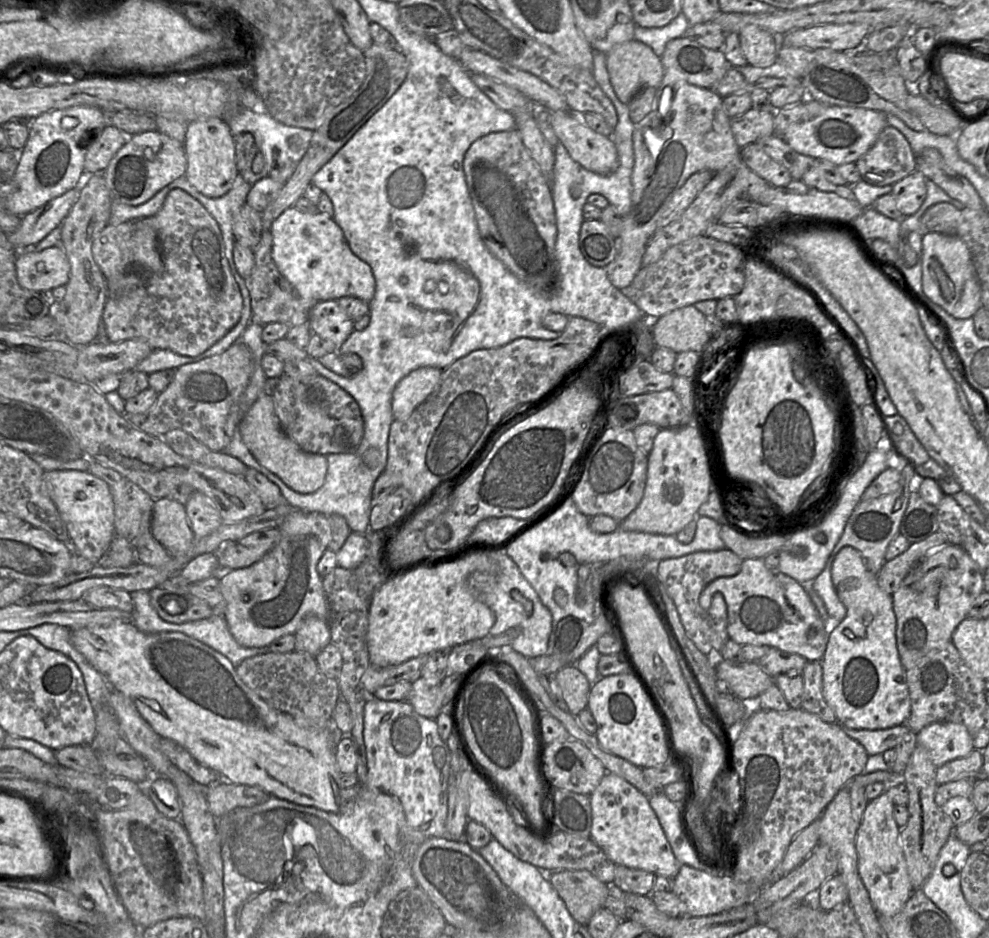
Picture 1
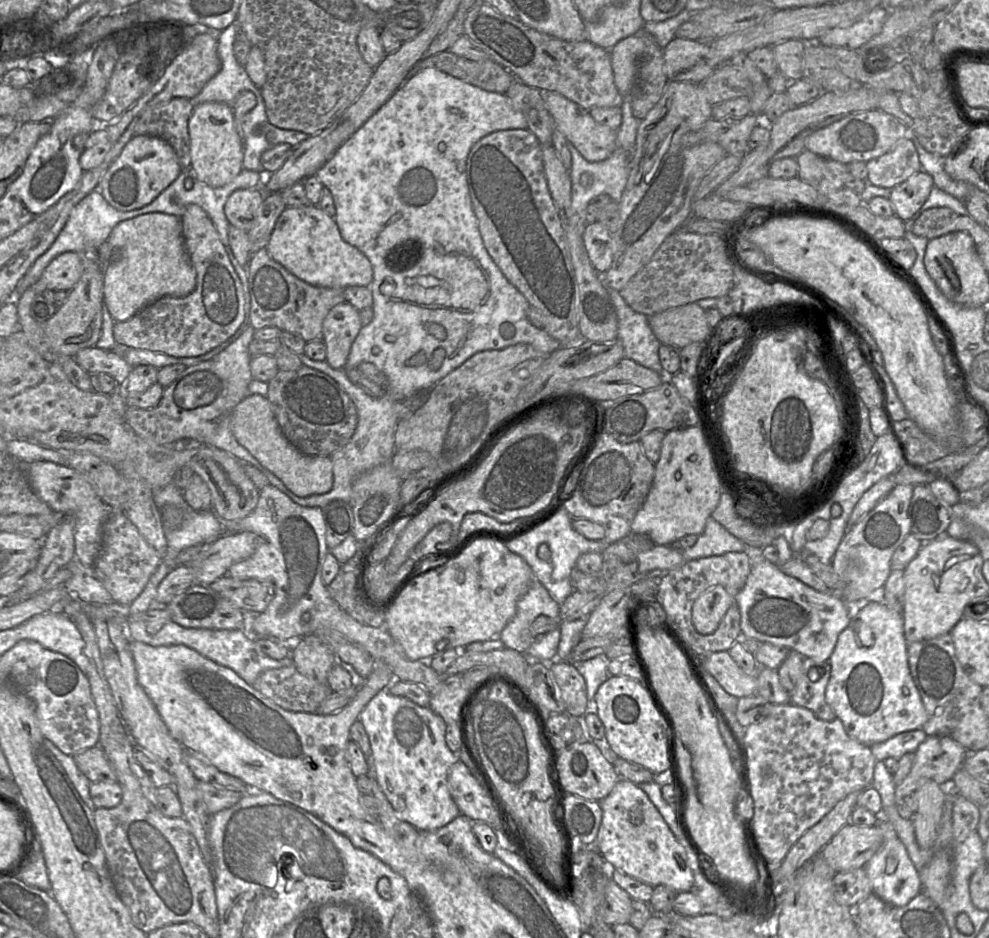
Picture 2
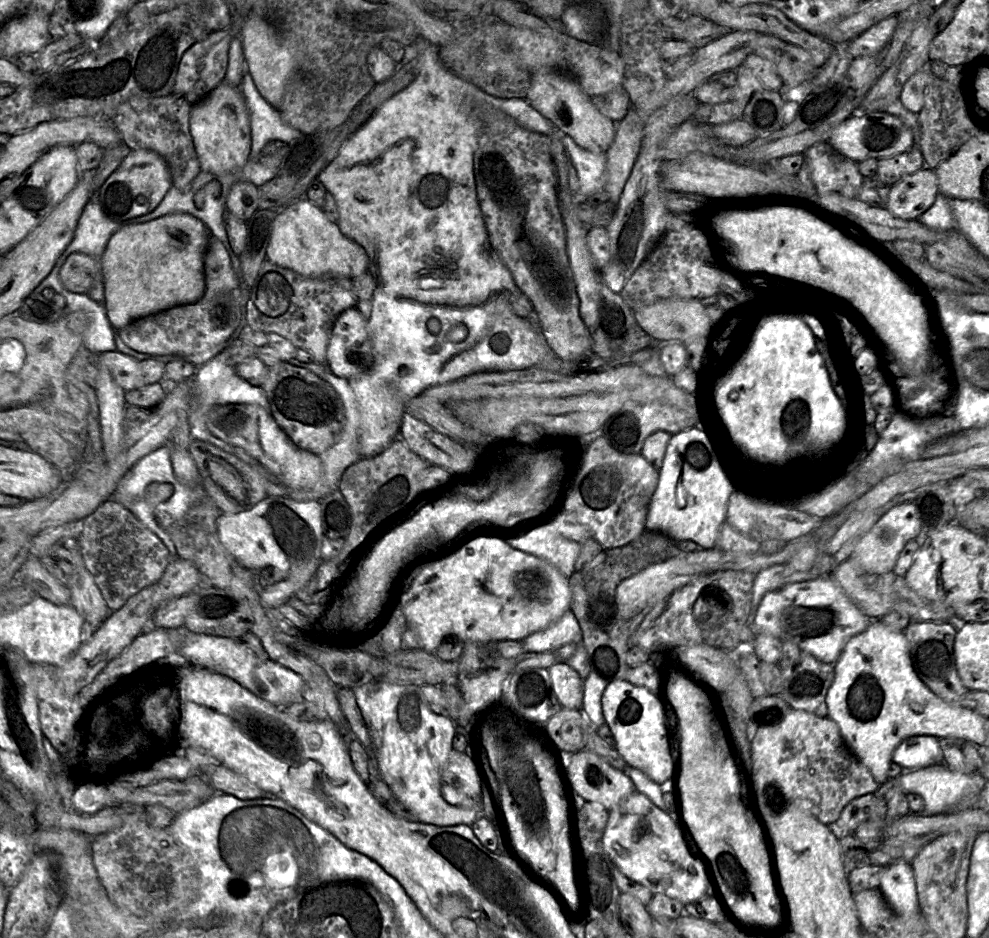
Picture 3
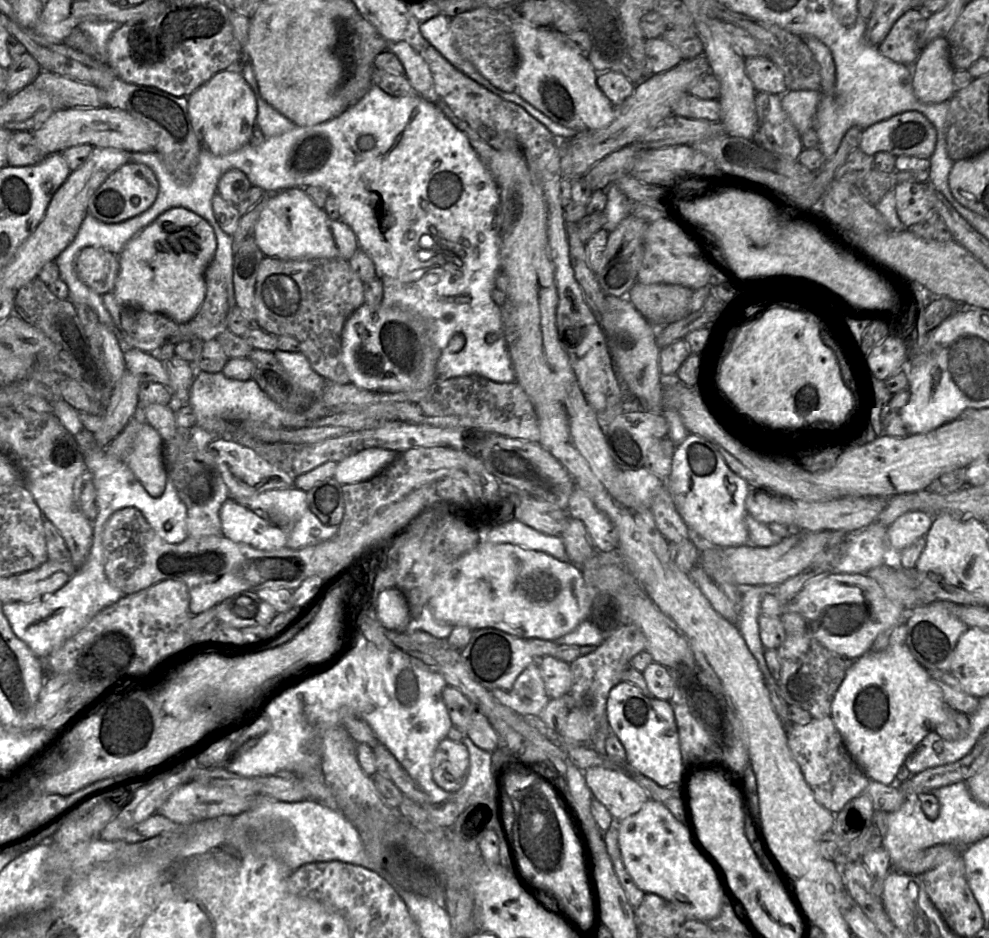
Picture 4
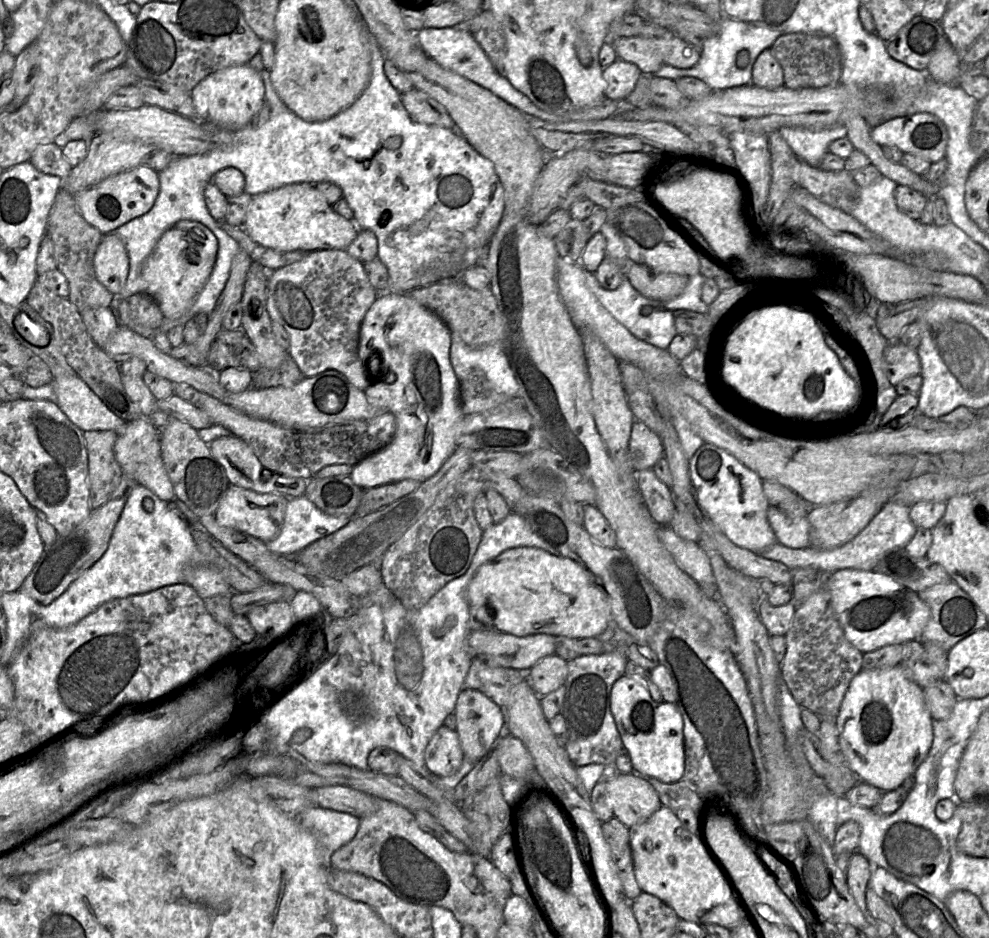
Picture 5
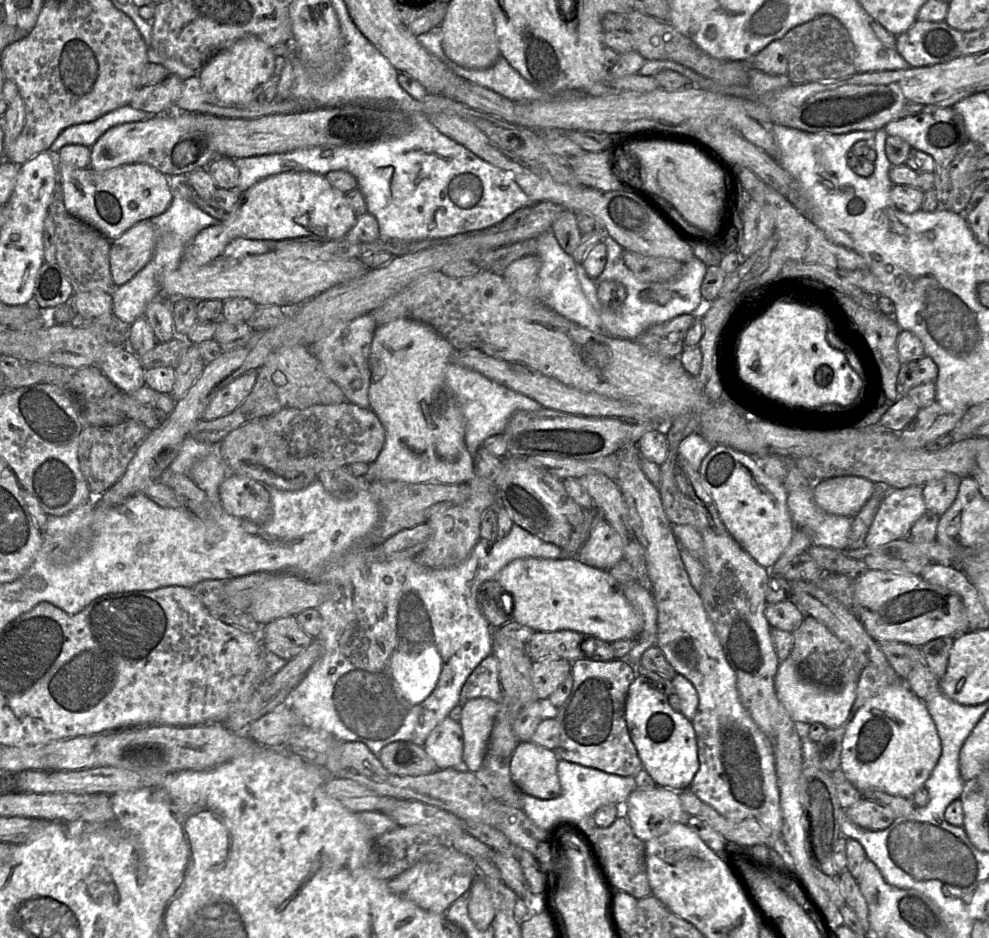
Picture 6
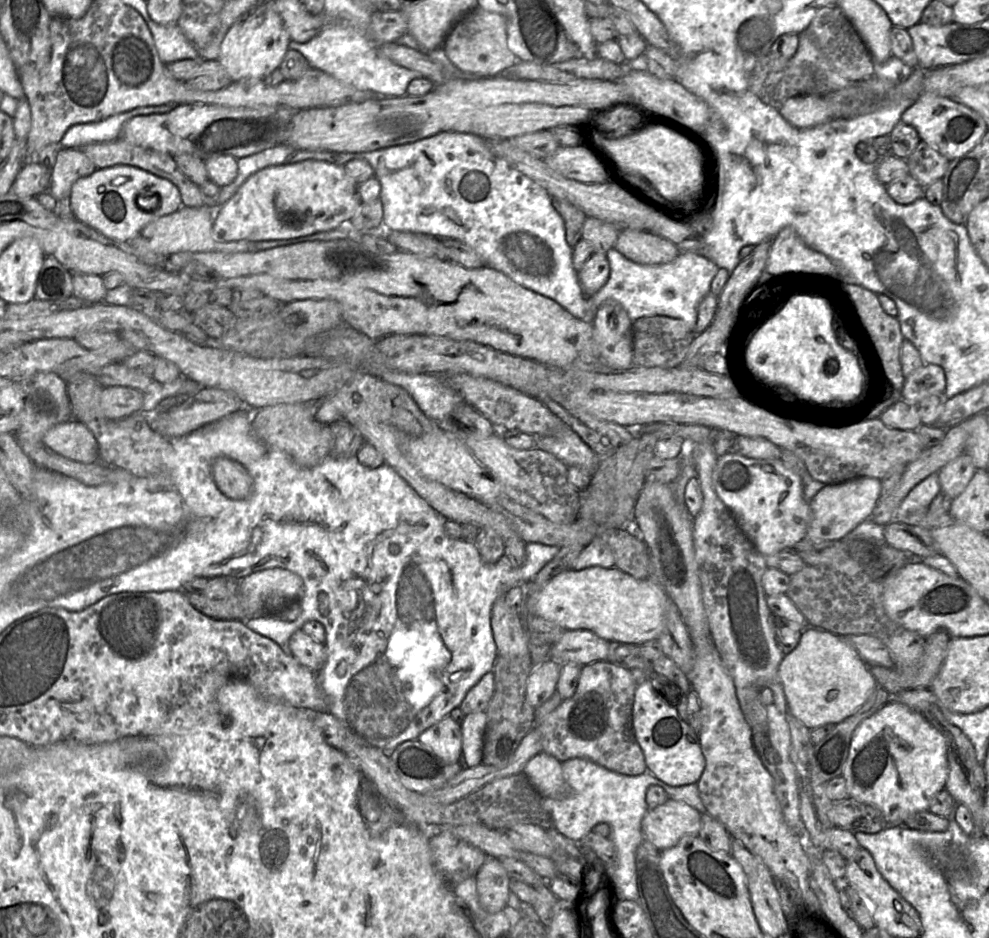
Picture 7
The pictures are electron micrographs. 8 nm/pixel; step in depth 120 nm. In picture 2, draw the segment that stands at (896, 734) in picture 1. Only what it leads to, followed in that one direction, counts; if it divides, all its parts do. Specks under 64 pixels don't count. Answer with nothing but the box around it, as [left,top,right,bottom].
[870,729,927,761]

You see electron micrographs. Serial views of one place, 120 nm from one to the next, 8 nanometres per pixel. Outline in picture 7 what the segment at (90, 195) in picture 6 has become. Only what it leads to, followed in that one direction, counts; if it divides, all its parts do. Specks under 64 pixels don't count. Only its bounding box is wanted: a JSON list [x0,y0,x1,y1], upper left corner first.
[68,165,183,242]

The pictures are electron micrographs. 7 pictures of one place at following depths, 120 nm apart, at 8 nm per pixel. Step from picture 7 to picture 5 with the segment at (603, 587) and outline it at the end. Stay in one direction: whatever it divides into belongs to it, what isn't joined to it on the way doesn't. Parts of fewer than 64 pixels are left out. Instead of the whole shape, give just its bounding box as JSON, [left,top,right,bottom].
[466,547,612,640]

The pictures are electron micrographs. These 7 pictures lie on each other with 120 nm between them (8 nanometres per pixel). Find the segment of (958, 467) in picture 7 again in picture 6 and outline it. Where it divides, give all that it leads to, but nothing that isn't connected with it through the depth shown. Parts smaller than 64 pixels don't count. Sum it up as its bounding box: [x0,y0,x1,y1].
[923,474,962,516]

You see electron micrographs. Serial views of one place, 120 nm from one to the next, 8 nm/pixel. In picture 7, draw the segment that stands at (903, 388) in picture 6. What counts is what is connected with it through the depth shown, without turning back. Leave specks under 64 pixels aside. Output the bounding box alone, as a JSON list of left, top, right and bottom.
[901,364,946,403]

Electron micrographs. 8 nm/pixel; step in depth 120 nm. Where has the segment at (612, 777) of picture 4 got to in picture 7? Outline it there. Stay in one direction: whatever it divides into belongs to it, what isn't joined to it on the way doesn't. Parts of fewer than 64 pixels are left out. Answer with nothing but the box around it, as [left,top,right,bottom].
[641,798,701,851]

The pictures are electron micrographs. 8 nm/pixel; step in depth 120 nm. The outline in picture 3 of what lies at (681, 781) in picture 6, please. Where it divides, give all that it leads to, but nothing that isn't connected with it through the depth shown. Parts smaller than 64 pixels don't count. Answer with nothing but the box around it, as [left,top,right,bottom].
[602,680,677,784]

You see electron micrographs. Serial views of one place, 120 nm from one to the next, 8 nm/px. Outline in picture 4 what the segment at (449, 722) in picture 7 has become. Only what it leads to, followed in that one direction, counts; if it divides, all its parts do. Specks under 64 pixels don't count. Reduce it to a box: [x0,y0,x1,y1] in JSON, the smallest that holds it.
[432,739,470,793]

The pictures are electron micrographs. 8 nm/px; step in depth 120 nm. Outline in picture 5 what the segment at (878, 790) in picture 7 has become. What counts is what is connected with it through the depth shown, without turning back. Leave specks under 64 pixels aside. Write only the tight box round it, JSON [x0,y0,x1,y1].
[835,665,933,792]

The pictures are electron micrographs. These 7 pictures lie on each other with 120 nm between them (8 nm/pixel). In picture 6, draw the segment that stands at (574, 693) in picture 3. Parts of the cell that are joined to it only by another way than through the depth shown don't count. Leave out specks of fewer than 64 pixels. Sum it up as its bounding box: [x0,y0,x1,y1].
[532,657,571,700]

